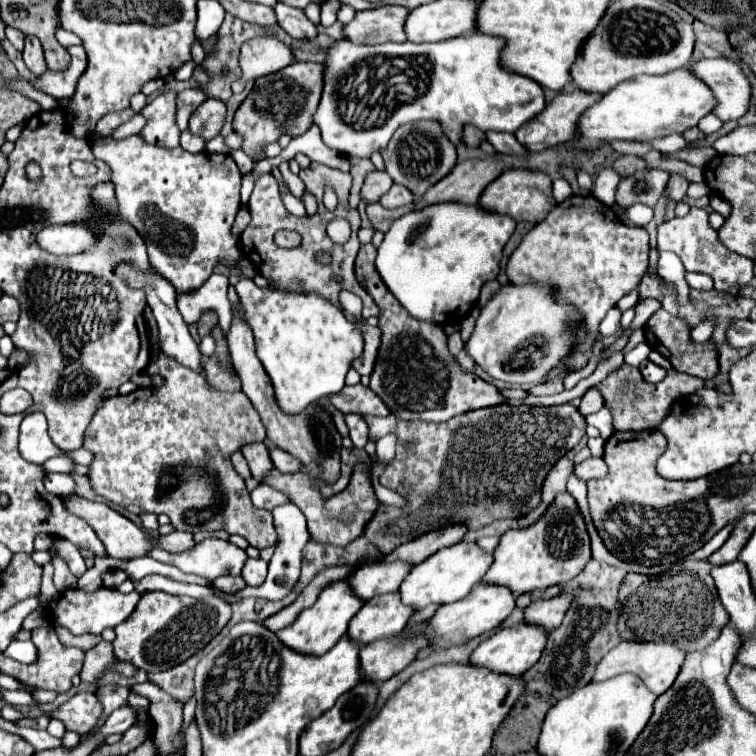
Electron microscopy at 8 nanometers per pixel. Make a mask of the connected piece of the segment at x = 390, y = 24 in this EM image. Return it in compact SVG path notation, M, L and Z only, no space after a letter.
M383 6L375 10L357 12L355 18L345 24L343 36L355 44L383 44L383 42L405 42L403 22L407 10L401 6Z

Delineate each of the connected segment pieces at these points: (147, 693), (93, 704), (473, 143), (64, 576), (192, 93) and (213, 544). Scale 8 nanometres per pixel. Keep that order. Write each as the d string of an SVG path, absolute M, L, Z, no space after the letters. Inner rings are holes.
M151 682L131 686L131 692L141 694L151 700L151 716L157 722L155 744L161 754L171 754L179 746L179 728L181 728L181 702L173 700L167 692L159 690Z
M81 692L73 696L69 702L65 702L59 710L53 712L53 718L63 720L67 730L75 730L81 736L93 730L99 716L101 716L101 702L91 692Z
M467 126L467 128L465 128L463 142L465 142L469 148L479 148L479 146L481 146L481 142L485 142L485 140L487 140L485 132L481 132L481 130L473 128L473 126Z
M53 544L47 552L51 554L51 558L53 558L51 564L55 566L55 588L57 588L59 592L65 592L65 590L75 588L75 586L77 586L77 578L71 574L67 562L65 562L63 558L57 556L57 552L55 552L55 544Z
M191 88L191 90L185 90L181 94L177 94L177 126L181 132L187 130L187 120L189 116L193 114L193 110L205 100L207 96L199 90L199 88Z
M207 538L181 554L171 554L167 550L153 550L149 556L159 562L177 566L187 574L205 576L209 580L227 574L239 576L243 562L247 560L245 550L231 544L229 540L219 540L219 538Z

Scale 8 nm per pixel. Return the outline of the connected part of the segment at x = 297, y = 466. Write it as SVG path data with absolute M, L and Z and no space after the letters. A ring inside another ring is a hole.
M271 446L271 448L269 448L269 454L271 454L271 460L273 460L273 466L275 466L279 472L297 472L297 470L303 470L303 464L301 464L295 456L283 452L281 448Z

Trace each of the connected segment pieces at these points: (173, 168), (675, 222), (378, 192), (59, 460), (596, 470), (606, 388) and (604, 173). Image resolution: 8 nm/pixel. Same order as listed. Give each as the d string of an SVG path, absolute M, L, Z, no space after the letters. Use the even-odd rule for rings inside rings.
M129 136L119 142L103 138L99 146L93 146L93 154L109 164L121 216L145 240L149 262L159 268L163 276L167 276L176 292L199 288L213 274L213 268L219 264L219 260L241 258L239 240L231 234L233 220L241 206L241 170L229 154L191 154L183 148L167 150L161 146L151 146L139 136Z
M691 208L691 212L685 218L673 218L665 224L659 226L659 236L657 236L657 248L675 252L687 272L701 272L709 274L715 280L717 290L729 290L733 286L745 286L753 280L753 266L755 262L727 250L719 240L717 240L717 230L713 230L707 222L707 212L701 208Z
M375 170L375 172L367 174L367 178L365 178L365 184L361 188L361 198L365 202L379 202L379 198L383 194L387 194L387 190L391 186L393 186L393 180L389 178L389 174Z
M55 456L55 458L49 458L47 462L43 462L41 468L45 470L45 474L49 474L49 472L71 472L73 460L67 456Z
M589 458L587 462L575 466L577 478L589 482L589 480L599 480L607 474L607 464L601 458Z
M623 364L619 370L615 370L603 380L603 398L605 398L605 406L613 412L615 430L645 430L645 428L657 428L659 422L669 414L671 404L675 400L693 394L703 384L705 382L701 378L677 372L673 368L659 384L649 384L643 380L639 368Z
M603 168L595 180L593 186L593 196L599 198L605 206L613 206L615 204L615 190L619 184L619 176L613 172L613 168Z

